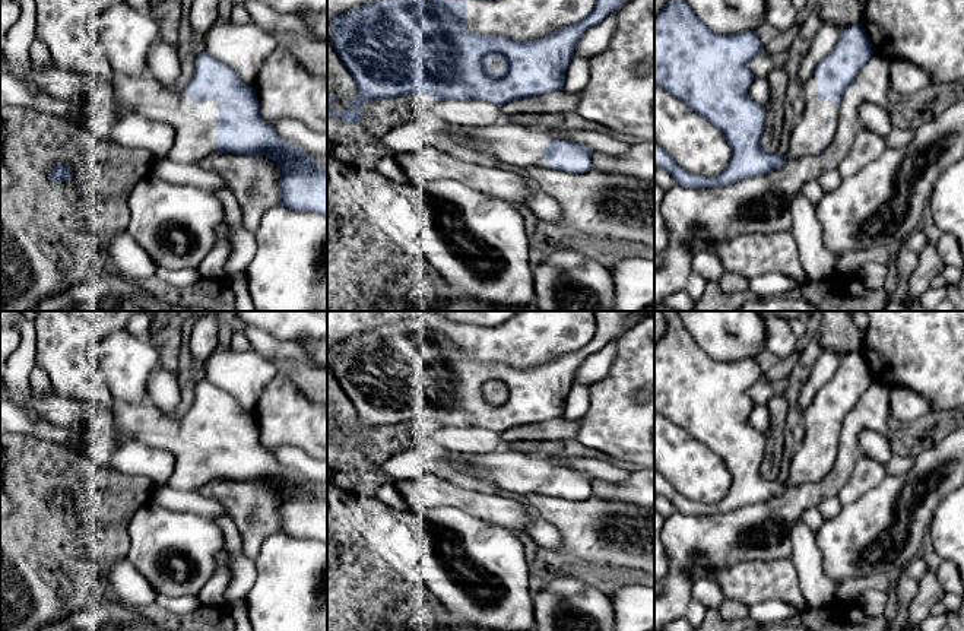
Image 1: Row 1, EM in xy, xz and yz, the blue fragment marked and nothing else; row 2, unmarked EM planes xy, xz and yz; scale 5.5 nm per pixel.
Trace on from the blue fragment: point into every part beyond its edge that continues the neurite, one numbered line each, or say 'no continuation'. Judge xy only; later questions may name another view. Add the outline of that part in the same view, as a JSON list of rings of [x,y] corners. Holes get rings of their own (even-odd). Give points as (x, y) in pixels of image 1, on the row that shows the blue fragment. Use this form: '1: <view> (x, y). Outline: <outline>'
1: xy (194, 124). Outline: [[[149,72],[140,76],[112,73],[112,93],[136,115],[164,121],[175,130],[169,159],[181,165],[202,164],[216,152],[218,101],[196,104],[177,86],[161,85]]]

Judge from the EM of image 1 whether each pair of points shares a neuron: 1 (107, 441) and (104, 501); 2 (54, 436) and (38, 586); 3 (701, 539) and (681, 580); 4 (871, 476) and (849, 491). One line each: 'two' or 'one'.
1: two
2: two
3: one
4: one

